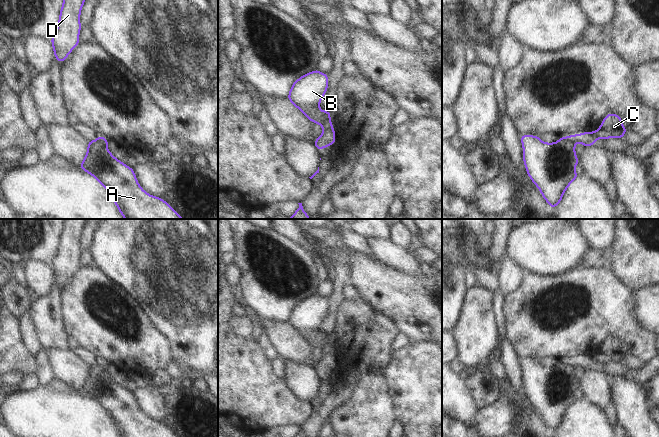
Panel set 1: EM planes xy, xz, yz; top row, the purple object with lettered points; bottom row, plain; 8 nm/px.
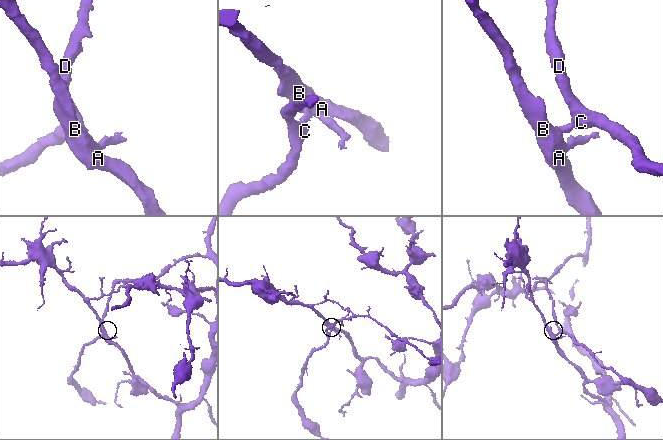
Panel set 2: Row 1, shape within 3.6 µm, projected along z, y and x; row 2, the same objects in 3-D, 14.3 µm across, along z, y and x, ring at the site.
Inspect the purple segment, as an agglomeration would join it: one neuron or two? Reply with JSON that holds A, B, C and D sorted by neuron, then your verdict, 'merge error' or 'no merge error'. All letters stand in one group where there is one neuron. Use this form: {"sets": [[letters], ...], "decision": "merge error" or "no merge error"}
{"sets": [["A", "B"], ["C", "D"]], "decision": "merge error"}

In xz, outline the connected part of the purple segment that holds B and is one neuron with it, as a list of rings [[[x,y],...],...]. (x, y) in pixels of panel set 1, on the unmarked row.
[[[318,293],[300,301],[291,310],[288,324],[313,347],[330,346],[330,335],[319,333],[319,327],[328,313],[328,298]]]

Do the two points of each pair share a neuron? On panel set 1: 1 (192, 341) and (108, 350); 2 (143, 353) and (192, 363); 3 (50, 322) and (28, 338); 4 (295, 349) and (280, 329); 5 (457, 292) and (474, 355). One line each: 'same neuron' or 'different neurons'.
1: different neurons
2: different neurons
3: different neurons
4: same neuron
5: different neurons

